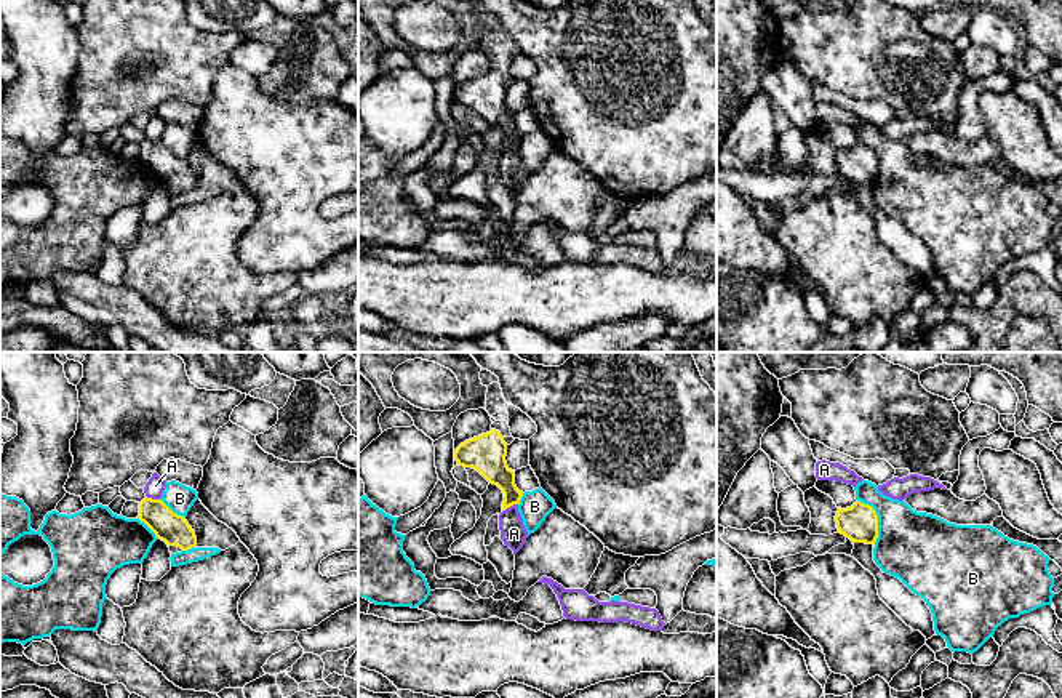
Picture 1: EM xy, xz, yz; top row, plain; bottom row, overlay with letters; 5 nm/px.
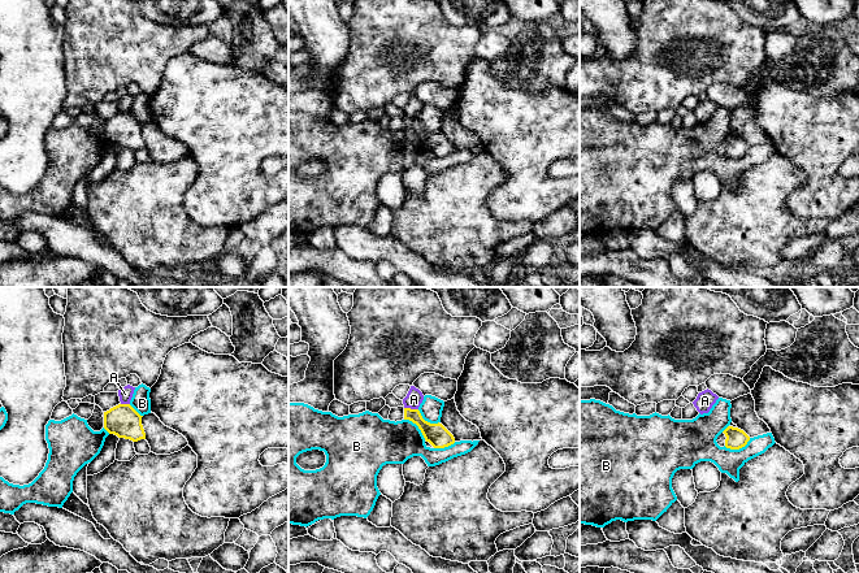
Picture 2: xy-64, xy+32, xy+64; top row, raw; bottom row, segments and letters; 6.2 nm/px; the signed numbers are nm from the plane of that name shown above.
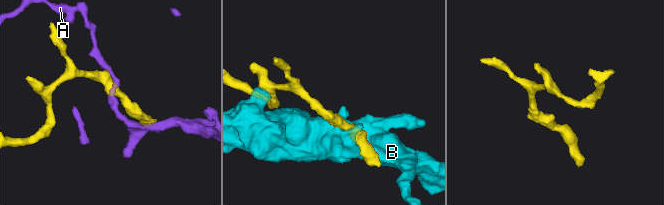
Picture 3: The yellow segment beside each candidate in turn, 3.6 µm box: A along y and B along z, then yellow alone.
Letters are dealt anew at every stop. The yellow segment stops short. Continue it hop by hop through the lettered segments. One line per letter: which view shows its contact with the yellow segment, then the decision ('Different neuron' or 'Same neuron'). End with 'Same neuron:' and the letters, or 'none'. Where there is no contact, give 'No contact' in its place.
A: Touches yellow in xz. Different neuron
B: Touches yellow in yz. Different neuron
Same neuron: none

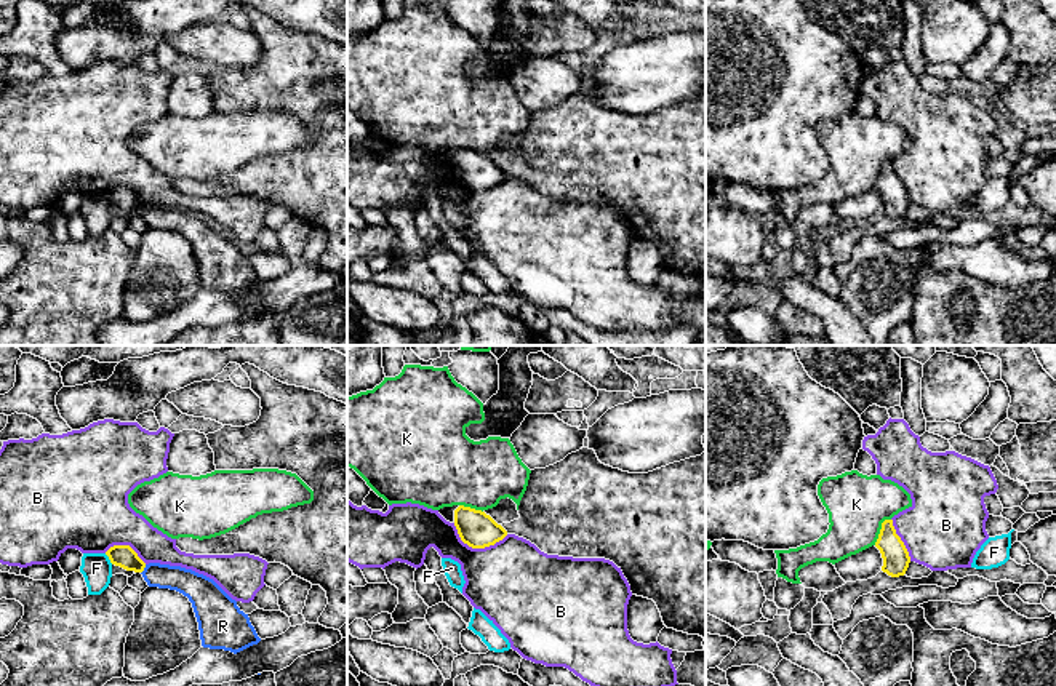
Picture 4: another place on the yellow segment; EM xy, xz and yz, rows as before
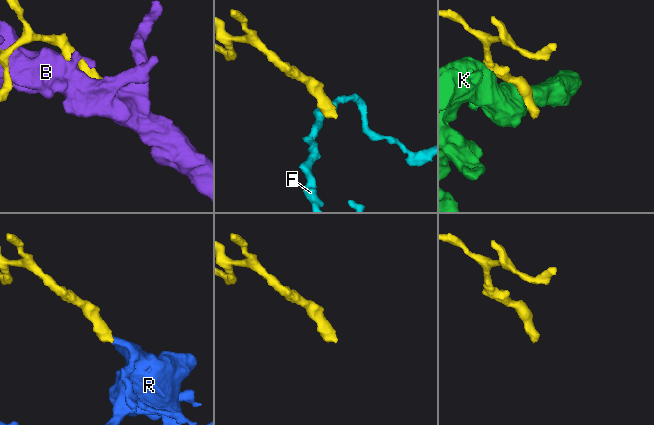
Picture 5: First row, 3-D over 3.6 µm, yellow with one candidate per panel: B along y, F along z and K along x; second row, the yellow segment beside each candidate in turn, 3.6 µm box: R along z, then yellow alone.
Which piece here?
B: Touches yellow in xz. Different neuron
F: Touches yellow in xy. Different neuron
K: Touches yellow in yz. Different neuron
R: Touches yellow in xy. Same neuron
Same neuron: R

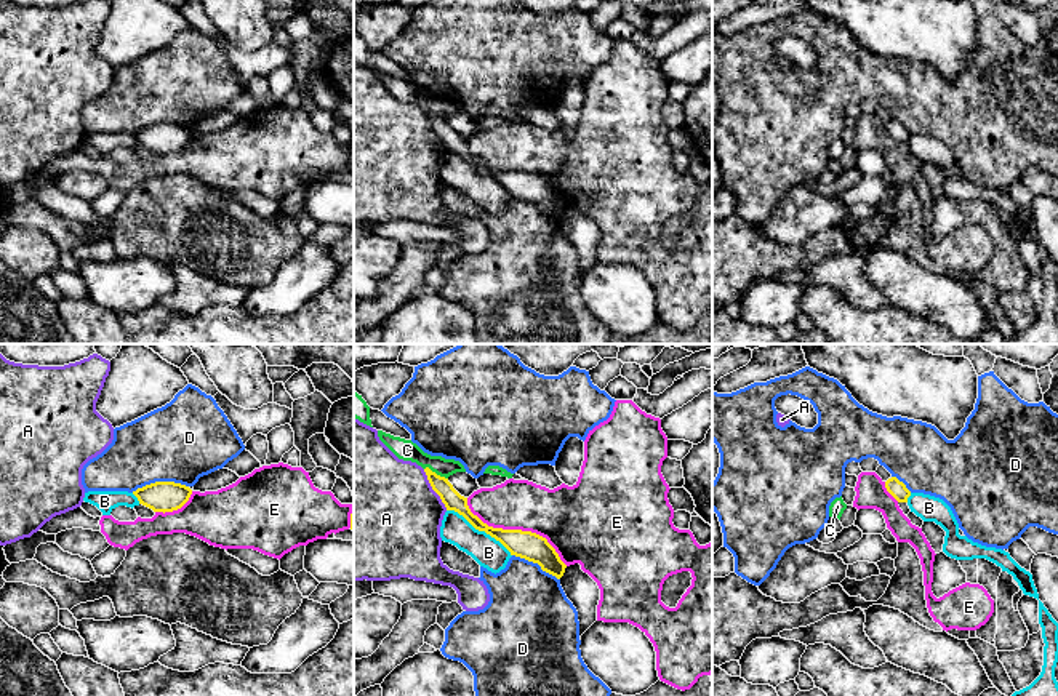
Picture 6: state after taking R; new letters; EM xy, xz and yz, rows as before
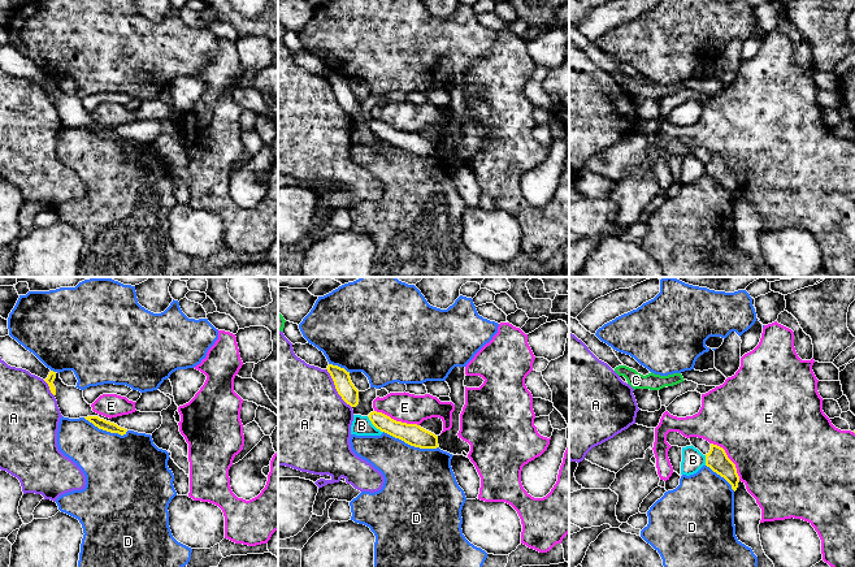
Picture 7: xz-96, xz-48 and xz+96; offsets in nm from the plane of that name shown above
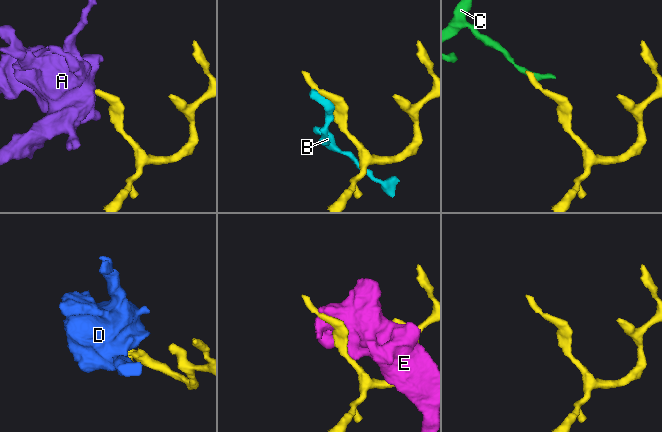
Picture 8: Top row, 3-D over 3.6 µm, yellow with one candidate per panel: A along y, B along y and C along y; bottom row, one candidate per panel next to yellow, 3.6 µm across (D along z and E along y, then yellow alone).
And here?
A: Touches yellow in xz. Different neuron
B: Touches yellow in xz. Different neuron
C: Touches yellow in xz. Different neuron
D: Touches yellow in xy. Different neuron
E: Touches yellow in xz. Different neuron
Same neuron: none

